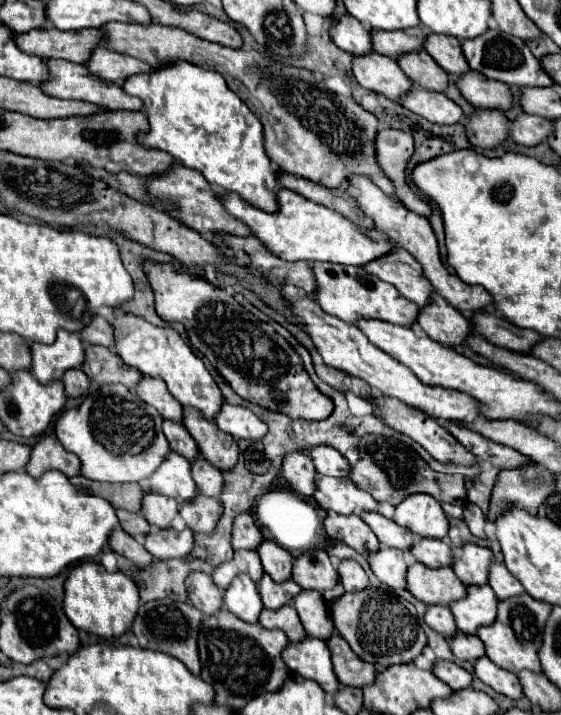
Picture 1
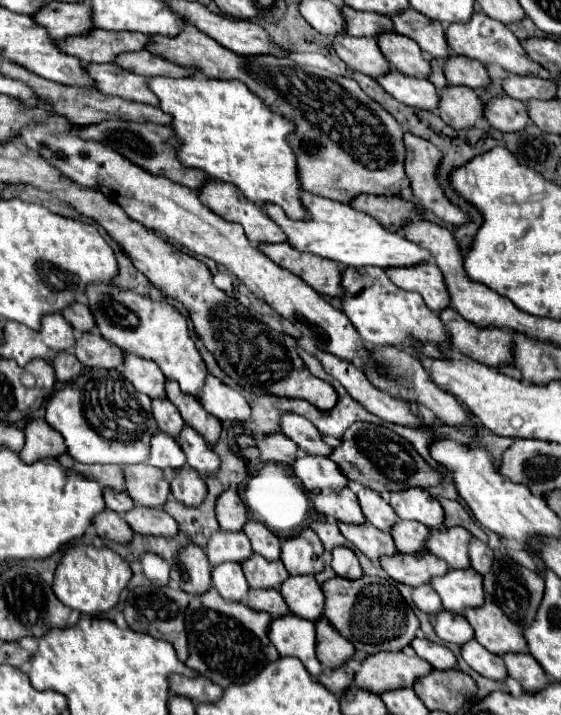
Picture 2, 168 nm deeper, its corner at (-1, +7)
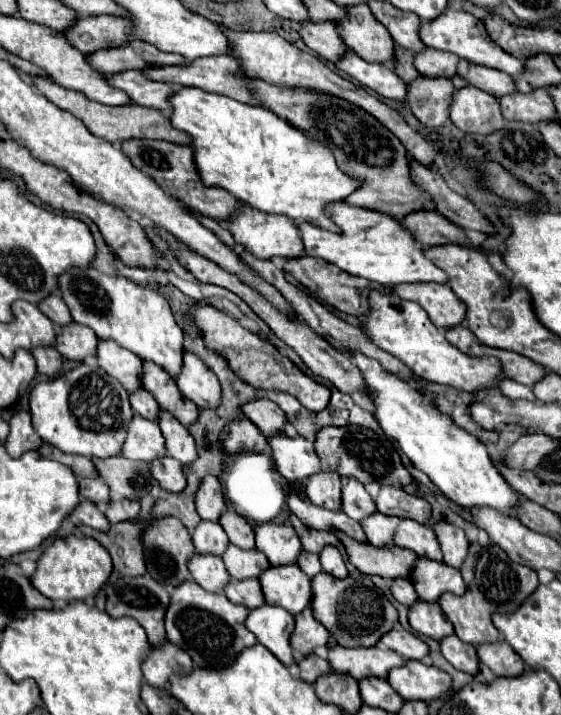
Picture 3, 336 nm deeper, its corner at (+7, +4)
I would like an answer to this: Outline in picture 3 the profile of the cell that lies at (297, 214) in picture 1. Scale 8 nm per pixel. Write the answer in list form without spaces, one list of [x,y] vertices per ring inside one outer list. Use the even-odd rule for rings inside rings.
[[[336,202],[326,208],[326,214],[342,228],[342,234],[334,234],[322,228],[312,226],[310,222],[302,222],[300,234],[304,242],[304,250],[308,256],[320,256],[326,262],[336,264],[340,270],[368,278],[380,284],[402,284],[402,282],[436,282],[446,284],[448,274],[440,270],[432,260],[426,258],[424,248],[414,240],[414,236],[390,214],[382,214],[368,208],[350,206],[346,202]]]

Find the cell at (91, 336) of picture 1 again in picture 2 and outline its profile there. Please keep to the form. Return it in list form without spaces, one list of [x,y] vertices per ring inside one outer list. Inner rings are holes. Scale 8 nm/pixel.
[[[74,303],[74,307],[68,307],[68,311],[64,311],[64,319],[80,333],[96,331],[94,315],[90,313],[90,307],[86,303]]]

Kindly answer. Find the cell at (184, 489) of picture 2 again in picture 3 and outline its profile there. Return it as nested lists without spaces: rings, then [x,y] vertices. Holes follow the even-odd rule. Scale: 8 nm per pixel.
[[[164,456],[164,458],[152,460],[150,474],[168,492],[174,492],[176,494],[176,492],[184,490],[184,486],[186,486],[186,478],[184,478],[184,472],[182,472],[182,464],[176,458]]]

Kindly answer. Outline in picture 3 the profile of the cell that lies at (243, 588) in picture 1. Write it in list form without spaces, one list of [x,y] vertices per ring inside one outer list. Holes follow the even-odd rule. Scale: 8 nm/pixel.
[[[194,554],[188,560],[188,570],[204,590],[208,592],[222,592],[230,580],[230,574],[220,556],[214,554]]]

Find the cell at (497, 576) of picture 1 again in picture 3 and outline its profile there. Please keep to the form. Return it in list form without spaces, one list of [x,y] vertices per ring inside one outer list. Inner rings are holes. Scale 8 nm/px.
[[[436,522],[432,526],[432,530],[434,530],[436,540],[438,540],[440,548],[442,548],[444,562],[448,566],[458,568],[462,558],[464,558],[464,554],[466,554],[466,546],[468,546],[466,534],[460,528],[456,528],[456,526],[448,524],[448,522]]]

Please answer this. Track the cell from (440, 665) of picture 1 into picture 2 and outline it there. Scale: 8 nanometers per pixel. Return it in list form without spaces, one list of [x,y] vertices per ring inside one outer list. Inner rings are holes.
[[[416,637],[410,645],[416,651],[416,655],[426,659],[434,669],[446,671],[446,669],[454,669],[456,667],[454,653],[444,645],[438,645],[438,643],[432,643],[428,639],[420,639],[420,637]]]

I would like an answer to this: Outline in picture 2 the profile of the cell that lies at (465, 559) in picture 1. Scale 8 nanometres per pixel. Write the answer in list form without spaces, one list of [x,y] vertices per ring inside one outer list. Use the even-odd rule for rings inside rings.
[[[452,527],[446,531],[438,531],[430,535],[428,551],[444,559],[450,569],[468,569],[470,567],[468,547],[470,547],[472,537],[474,535],[464,527]]]

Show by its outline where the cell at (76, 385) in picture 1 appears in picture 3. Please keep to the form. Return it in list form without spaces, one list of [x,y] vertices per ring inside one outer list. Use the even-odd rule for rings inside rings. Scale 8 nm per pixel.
[[[36,346],[30,350],[34,360],[36,360],[36,368],[40,374],[46,376],[56,376],[62,368],[62,356],[58,354],[58,350],[54,346]]]

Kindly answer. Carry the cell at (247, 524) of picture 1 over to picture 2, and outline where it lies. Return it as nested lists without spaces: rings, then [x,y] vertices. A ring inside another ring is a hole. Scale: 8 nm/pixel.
[[[226,491],[216,503],[216,517],[222,531],[242,531],[248,523],[248,509],[236,491]]]

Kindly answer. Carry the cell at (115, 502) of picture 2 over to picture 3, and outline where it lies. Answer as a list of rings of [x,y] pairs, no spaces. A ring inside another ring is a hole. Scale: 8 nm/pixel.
[[[80,478],[80,498],[86,498],[98,506],[104,506],[110,502],[110,490],[104,480],[100,478]]]

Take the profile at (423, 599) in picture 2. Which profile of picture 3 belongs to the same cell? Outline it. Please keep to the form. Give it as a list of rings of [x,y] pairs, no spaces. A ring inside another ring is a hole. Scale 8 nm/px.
[[[394,578],[394,580],[388,582],[388,586],[390,586],[392,596],[394,596],[400,604],[410,606],[412,602],[418,600],[418,594],[416,594],[416,590],[414,590],[414,586],[412,586],[412,582],[410,582],[408,578]]]

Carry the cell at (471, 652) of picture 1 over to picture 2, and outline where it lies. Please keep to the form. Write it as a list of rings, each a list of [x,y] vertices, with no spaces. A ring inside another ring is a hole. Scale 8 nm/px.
[[[442,611],[440,615],[436,615],[434,629],[436,629],[436,635],[446,643],[464,645],[470,639],[474,639],[474,631],[468,619],[462,615],[452,615],[450,611]]]

